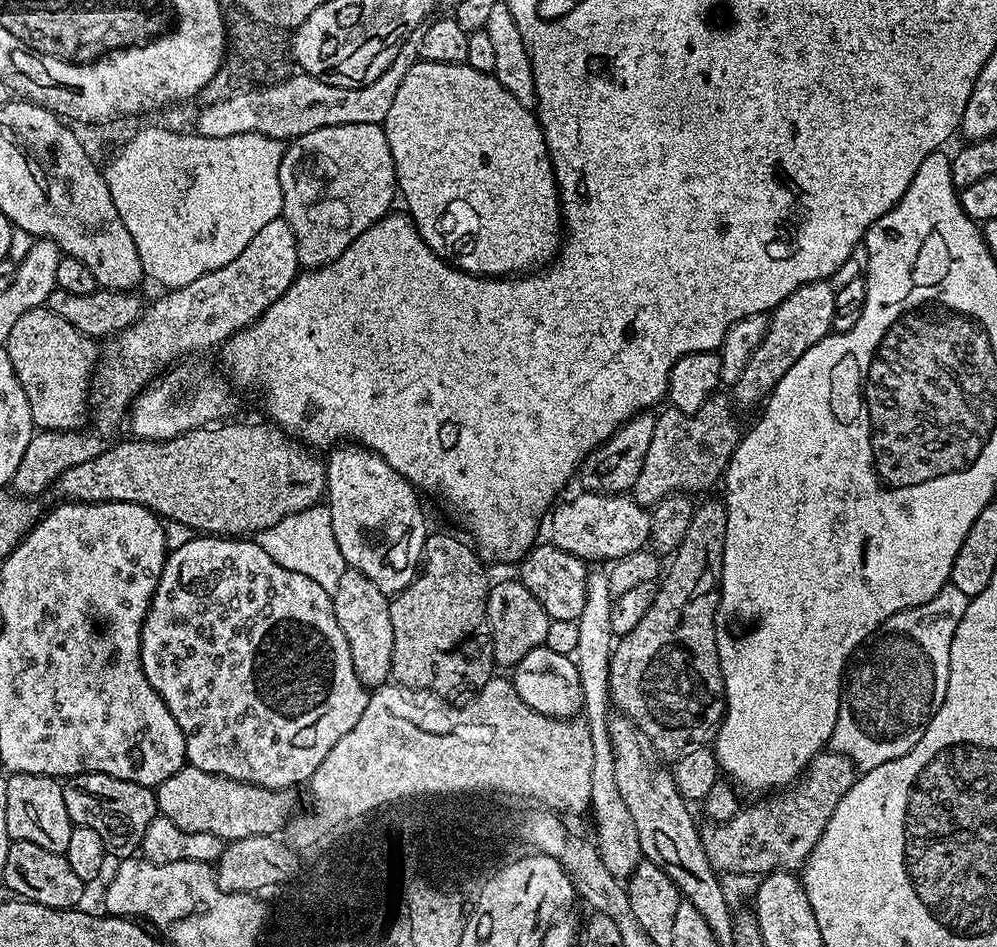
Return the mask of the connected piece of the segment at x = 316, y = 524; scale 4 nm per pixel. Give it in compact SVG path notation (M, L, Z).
M327 503L315 504L312 508L302 510L293 516L282 518L272 526L259 533L258 542L286 570L294 570L298 574L306 574L306 578L314 578L322 590L329 594L338 590L338 581L342 578L346 567L342 558L342 550L338 550L338 542L334 542L334 526L330 522L330 510Z

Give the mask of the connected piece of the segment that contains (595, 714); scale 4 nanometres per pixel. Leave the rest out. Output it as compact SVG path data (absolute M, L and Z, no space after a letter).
M591 569L587 576L586 606L578 621L578 646L574 653L578 670L582 712L585 724L590 730L590 742L594 742L594 774L592 775L592 794L590 809L596 819L596 836L594 843L601 854L602 862L610 874L627 878L641 862L638 830L634 827L634 818L618 794L618 782L614 778L614 754L612 753L612 735L608 732L610 723L609 664L612 661L614 647L614 629L612 627L612 610L614 600L609 590L609 576L605 569Z

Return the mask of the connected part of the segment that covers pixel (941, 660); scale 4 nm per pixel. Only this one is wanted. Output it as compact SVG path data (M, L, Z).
M951 586L944 588L930 602L917 608L907 608L890 618L867 641L860 645L846 672L846 683L840 693L838 718L832 731L830 748L852 759L861 773L882 766L894 758L902 758L926 734L926 726L942 706L946 698L946 686L950 674L950 642L954 642L954 630L966 614L970 597Z

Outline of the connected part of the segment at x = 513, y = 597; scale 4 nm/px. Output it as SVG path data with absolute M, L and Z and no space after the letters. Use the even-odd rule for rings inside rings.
M518 578L500 580L491 585L486 602L488 625L492 631L492 659L497 665L514 666L530 654L530 650L541 647L548 629L548 615L542 610L542 602L526 590L524 583Z

